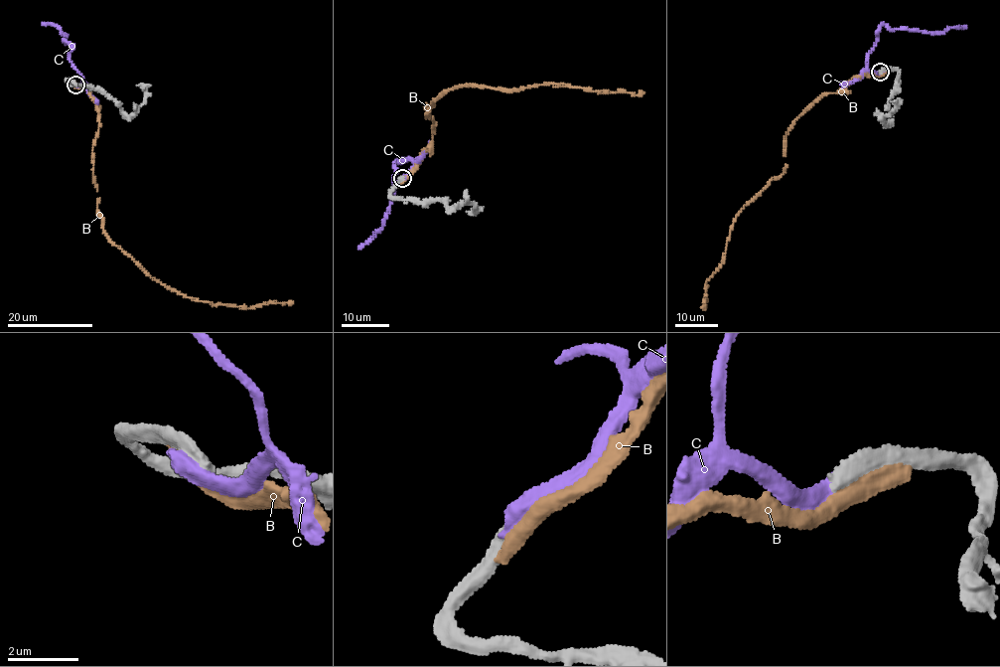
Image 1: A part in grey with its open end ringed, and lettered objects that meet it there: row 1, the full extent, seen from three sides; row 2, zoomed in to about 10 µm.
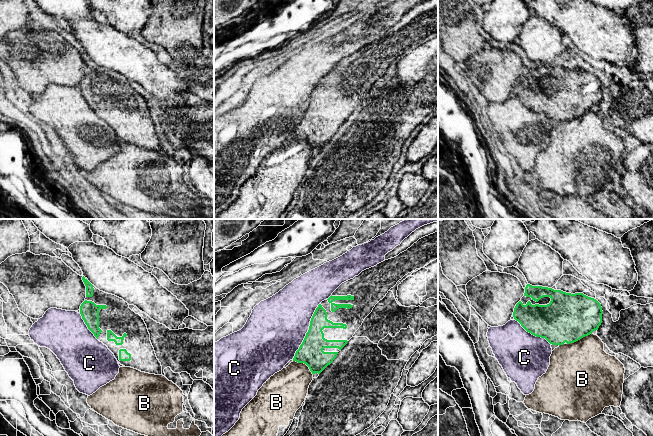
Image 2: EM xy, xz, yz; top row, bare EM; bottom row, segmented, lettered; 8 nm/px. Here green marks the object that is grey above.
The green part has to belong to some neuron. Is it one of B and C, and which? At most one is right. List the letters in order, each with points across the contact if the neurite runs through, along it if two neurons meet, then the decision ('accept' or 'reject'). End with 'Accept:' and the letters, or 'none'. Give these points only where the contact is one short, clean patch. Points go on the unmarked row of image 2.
B: reject
C: reject
Accept: none

